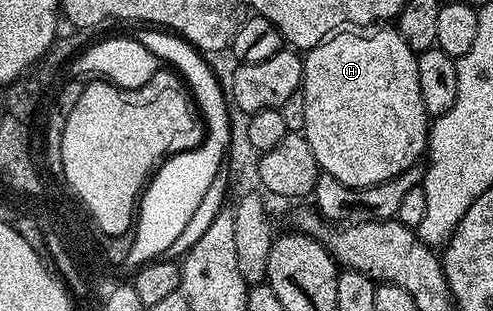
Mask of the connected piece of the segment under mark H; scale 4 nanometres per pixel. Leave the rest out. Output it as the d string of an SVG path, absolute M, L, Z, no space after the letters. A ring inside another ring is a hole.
M378 27L370 32L339 31L305 54L302 62L302 88L300 90L304 99L304 123L306 124L304 136L312 147L312 155L316 155L318 167L322 173L332 175L340 183L349 185L351 189L367 189L369 185L379 185L413 168L421 157L423 160L428 149L428 114L424 107L424 99L420 99L420 75L416 75L417 62L417 56L410 50L408 43L404 43L404 39L394 27Z

